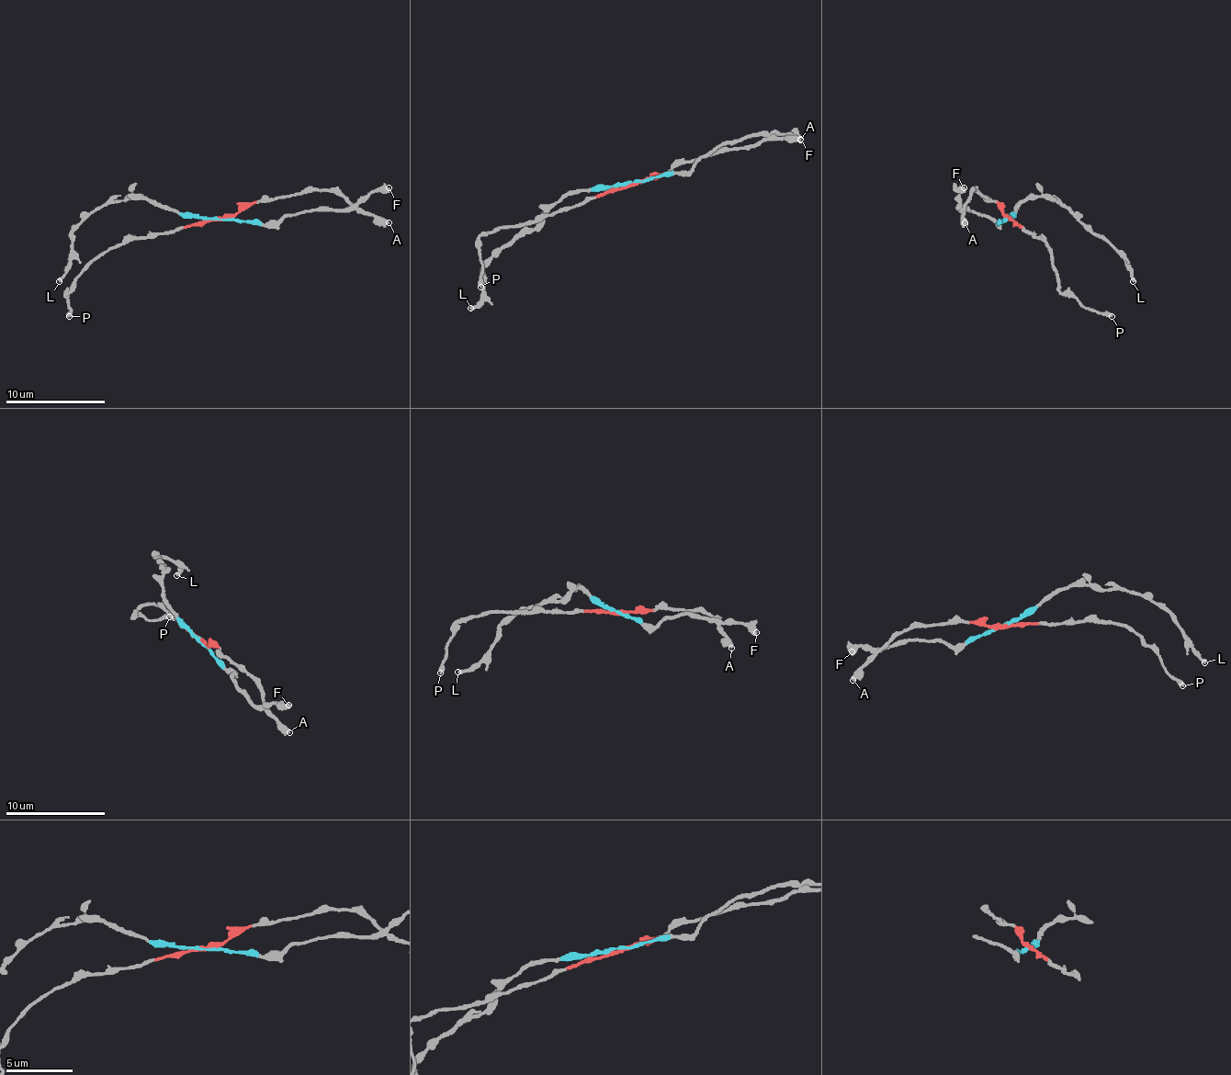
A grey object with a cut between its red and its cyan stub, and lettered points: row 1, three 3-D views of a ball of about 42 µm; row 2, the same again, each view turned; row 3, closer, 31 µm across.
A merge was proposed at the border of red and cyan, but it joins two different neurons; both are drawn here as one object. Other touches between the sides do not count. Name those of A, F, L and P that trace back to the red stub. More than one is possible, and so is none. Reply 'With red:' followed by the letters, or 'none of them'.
With red: A, P

